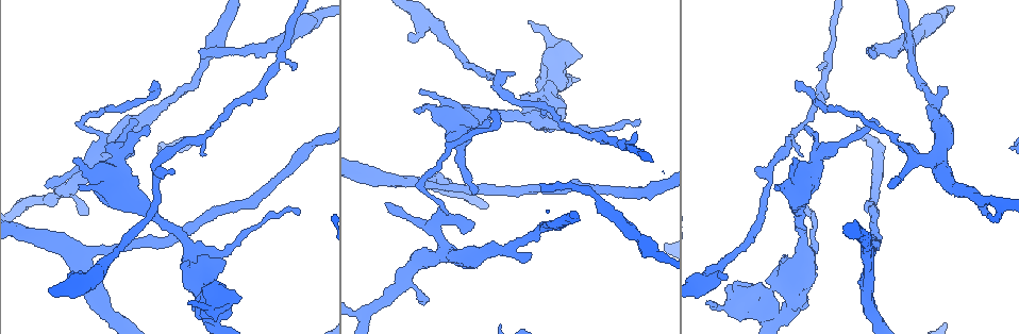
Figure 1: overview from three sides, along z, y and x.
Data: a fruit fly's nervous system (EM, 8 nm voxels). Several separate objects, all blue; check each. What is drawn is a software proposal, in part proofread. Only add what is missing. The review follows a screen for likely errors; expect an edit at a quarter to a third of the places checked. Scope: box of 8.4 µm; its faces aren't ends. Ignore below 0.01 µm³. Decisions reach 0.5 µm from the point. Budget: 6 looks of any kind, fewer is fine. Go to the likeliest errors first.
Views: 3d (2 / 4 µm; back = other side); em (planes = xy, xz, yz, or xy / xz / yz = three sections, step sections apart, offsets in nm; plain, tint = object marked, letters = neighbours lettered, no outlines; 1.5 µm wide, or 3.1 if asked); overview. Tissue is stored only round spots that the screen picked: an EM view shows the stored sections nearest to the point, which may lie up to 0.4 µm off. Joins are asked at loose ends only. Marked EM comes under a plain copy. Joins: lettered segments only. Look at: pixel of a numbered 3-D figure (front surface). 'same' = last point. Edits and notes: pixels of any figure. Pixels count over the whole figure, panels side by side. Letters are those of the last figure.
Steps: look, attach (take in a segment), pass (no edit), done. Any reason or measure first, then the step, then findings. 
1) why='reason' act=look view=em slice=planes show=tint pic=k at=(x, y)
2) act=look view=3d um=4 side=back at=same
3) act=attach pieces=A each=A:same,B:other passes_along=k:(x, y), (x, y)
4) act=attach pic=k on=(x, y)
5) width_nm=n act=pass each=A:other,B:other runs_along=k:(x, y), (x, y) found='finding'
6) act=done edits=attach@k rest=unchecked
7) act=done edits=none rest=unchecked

why='tapers out' act=look view=em slice=planes show=letters pic=1 at=(200, 52)

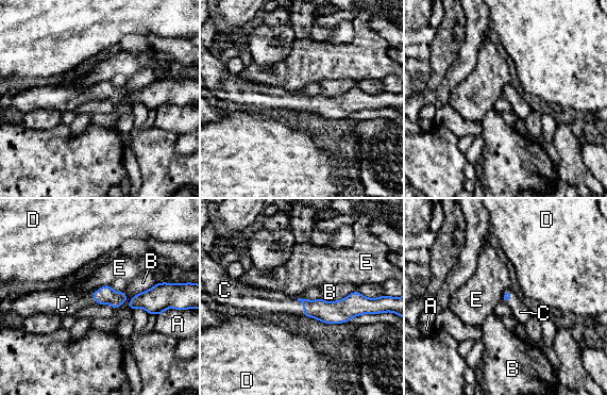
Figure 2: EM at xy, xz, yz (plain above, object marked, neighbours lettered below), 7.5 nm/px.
act=attach pieces=C each=A:other,B:other,C:same,D:other,E:other passes_along=2:(336, 312), (304, 307), (272, 302) found='it goes on there'

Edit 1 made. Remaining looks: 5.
act=look view=overview

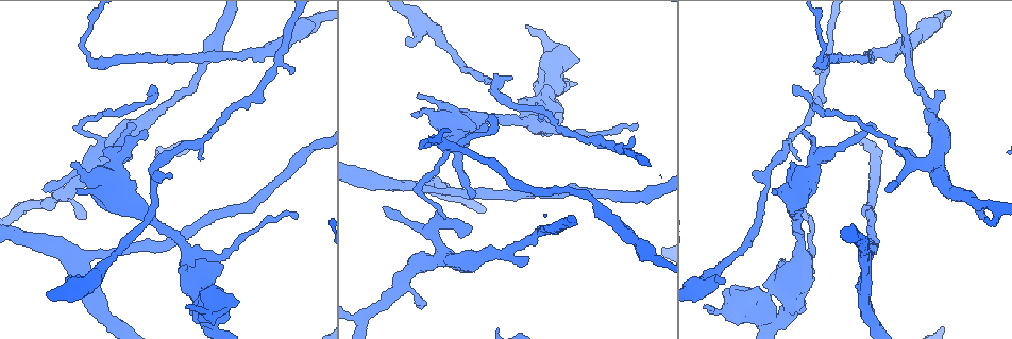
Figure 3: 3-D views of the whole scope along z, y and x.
why='an open end' act=look view=3d um=4 pic=3 at=(187, 307)

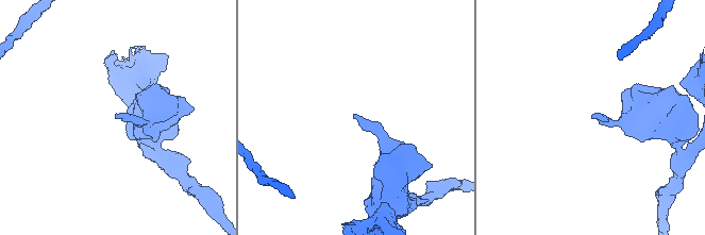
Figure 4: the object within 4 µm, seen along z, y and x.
why='now the EM' act=look view=em slice=planes show=letters pic=4 at=(355, 115)

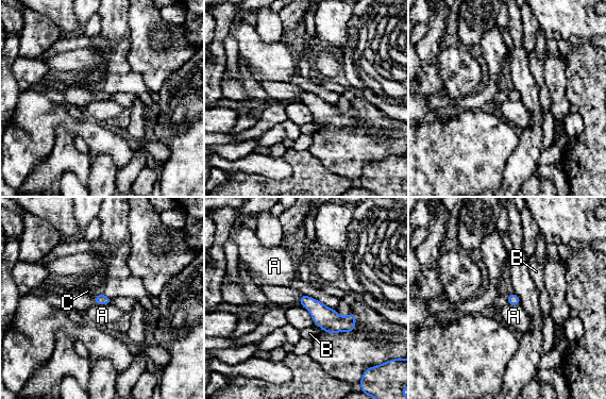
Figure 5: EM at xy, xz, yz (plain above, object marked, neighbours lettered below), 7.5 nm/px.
act=pass each=A:other,B:other,C:other border=5:(99, 293), (95, 298) found='none of them fits'

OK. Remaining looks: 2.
why='an open end' act=look view=3d um=4 pic=3 at=(937, 92)

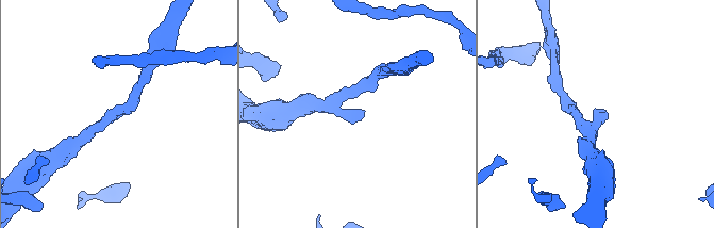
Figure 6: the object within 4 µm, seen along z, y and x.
why='now the EM' act=look view=em slice=planes show=letters pic=6 at=(361, 112)

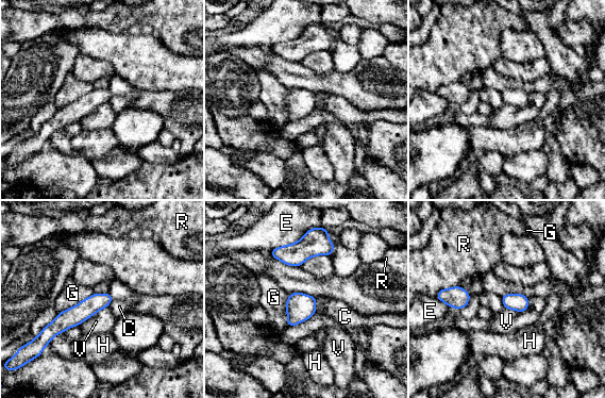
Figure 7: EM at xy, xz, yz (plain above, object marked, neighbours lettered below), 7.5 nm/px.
act=pass each=C:other,E:other,G:other,H:other,R:other,V:other border=7:(107, 305), (79, 325) found='none of them fits'

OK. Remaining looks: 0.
act=done edits=attach@2 rest=unchecked

